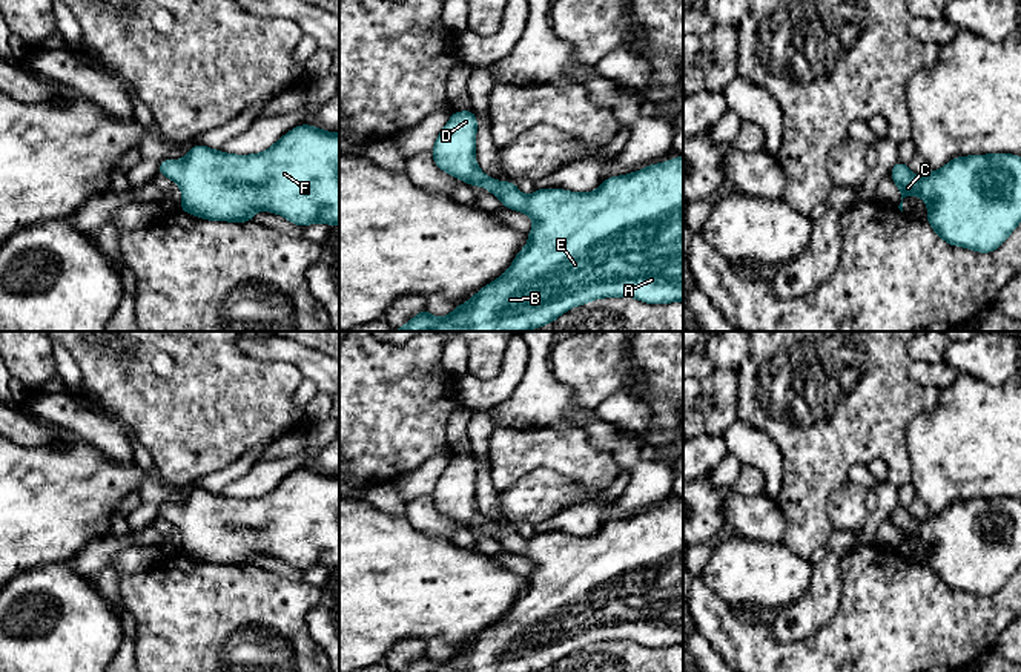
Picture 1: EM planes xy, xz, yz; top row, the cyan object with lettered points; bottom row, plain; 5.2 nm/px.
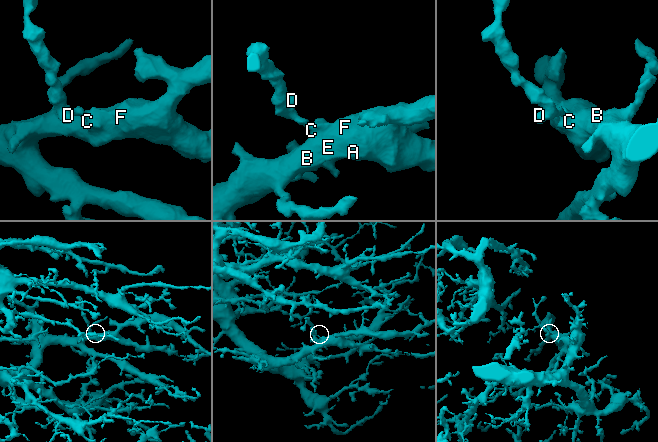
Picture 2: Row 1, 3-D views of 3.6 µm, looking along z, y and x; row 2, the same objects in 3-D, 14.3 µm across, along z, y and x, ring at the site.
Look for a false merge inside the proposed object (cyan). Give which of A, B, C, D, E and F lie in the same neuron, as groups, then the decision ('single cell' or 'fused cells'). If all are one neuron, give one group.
groups A B C D E F; single cell

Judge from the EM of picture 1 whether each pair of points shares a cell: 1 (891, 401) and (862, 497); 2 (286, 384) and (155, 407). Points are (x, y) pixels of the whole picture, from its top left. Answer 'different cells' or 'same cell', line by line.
1: different cells
2: same cell

